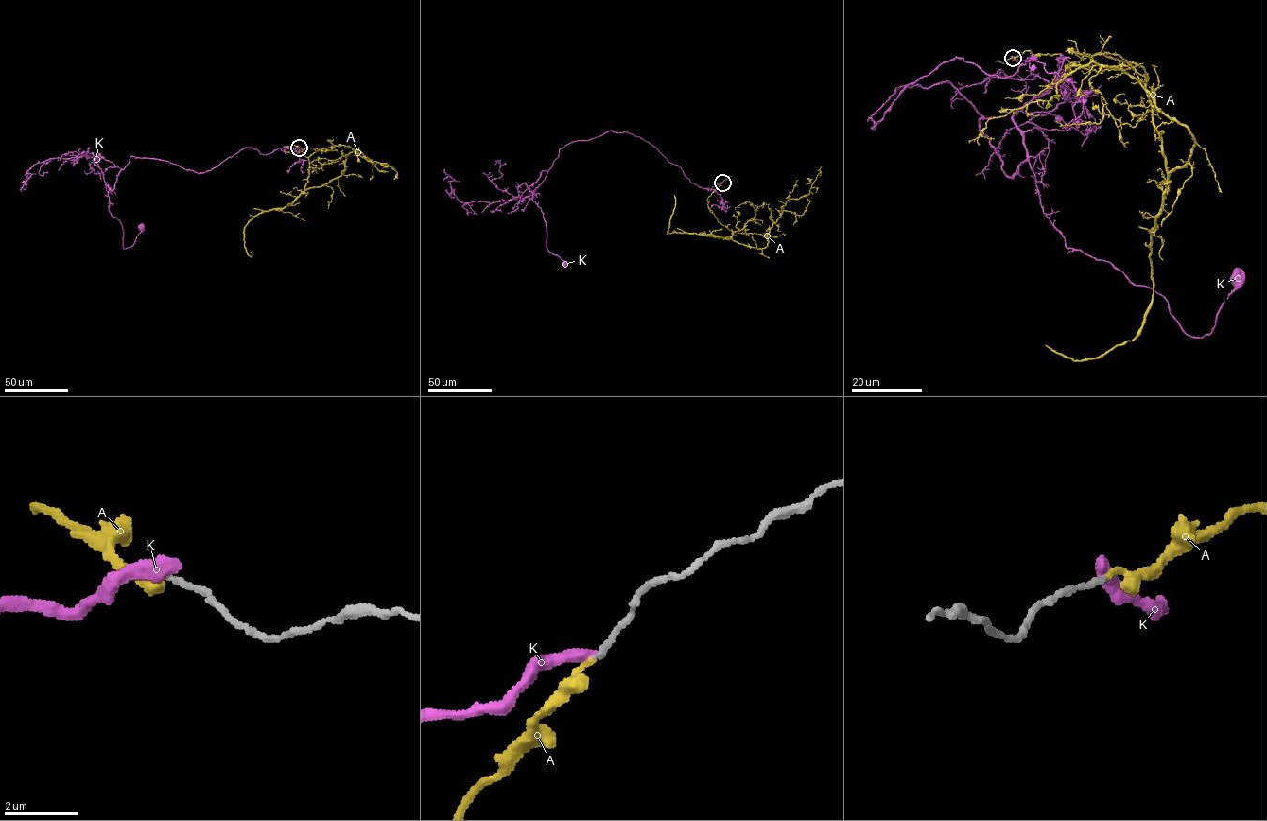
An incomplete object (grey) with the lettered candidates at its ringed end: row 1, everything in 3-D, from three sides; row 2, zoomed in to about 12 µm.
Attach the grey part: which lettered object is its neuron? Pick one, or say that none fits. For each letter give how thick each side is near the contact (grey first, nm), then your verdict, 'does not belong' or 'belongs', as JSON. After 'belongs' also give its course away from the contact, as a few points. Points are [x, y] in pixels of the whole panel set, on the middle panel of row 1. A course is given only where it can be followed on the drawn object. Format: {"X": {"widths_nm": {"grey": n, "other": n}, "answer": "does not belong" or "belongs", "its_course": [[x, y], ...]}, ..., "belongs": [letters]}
{"A": {"widths_nm": {"grey": 170, "other": 160}, "answer": "belongs", "its_course": [[722, 183], [708, 197], [709, 211], [733, 232], [729, 238], [763, 249], [786, 202], [809, 193], [821, 166]]}, "K": {"widths_nm": {"grey": 170, "other": 400}, "answer": "does not belong"}, "belongs": ["A"]}

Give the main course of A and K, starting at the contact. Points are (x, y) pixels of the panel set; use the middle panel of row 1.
A: (722, 183), (708, 197), (709, 211), (733, 232), (729, 238), (763, 249), (786, 202), (809, 193), (821, 166)
K: (722, 183), (700, 187), (626, 131), (572, 141), (529, 188), (543, 214), (546, 249), (564, 265)

